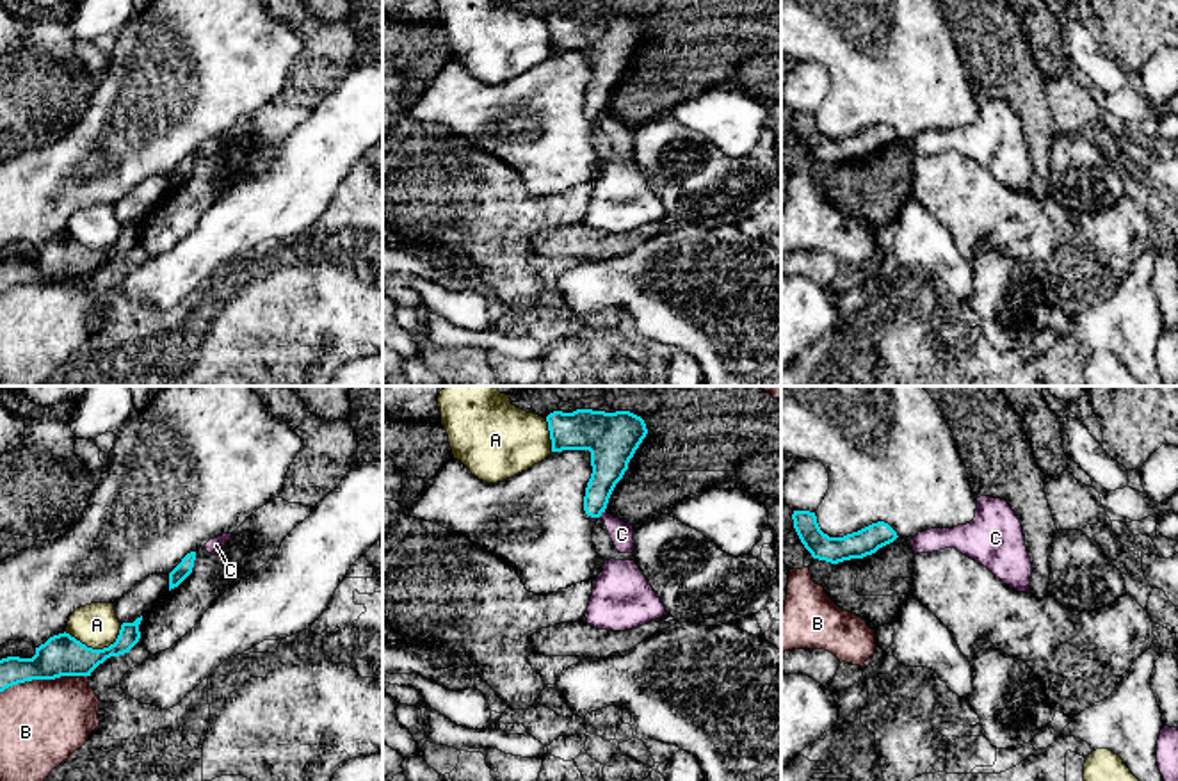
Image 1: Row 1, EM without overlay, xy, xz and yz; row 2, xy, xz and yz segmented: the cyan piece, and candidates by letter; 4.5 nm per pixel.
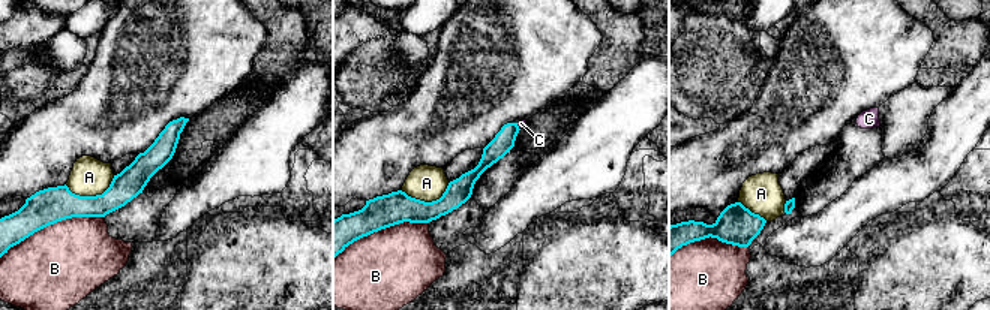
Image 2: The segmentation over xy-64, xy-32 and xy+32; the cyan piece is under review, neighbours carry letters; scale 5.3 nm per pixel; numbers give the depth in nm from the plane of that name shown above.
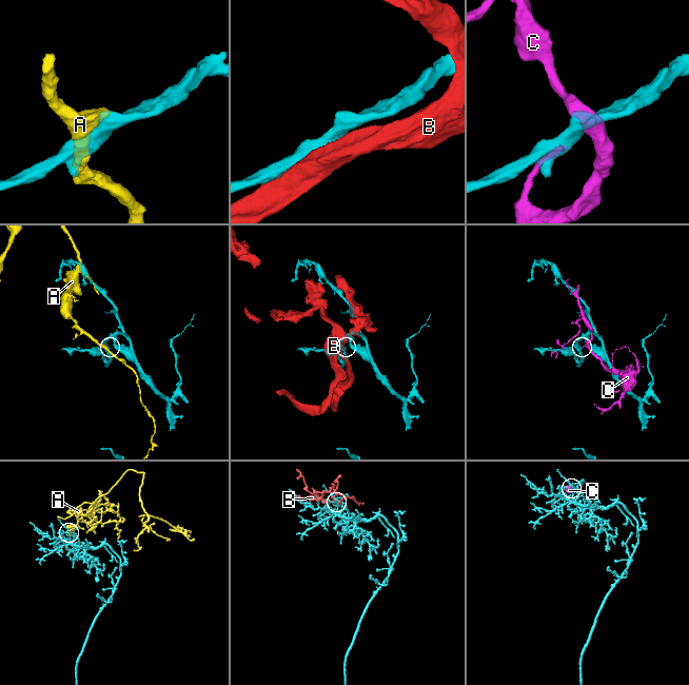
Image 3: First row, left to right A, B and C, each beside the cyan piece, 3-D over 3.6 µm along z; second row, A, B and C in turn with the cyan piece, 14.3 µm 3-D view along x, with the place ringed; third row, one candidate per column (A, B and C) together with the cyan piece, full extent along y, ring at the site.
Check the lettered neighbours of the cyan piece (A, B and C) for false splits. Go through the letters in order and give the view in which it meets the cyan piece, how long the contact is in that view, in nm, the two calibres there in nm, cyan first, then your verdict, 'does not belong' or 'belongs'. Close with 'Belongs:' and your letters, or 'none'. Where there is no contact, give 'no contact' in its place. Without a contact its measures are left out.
A: xy | 260 nm | 190/200 nm | does not belong
B: xy | 400 nm | 190/380 nm | does not belong
C: xz | 50 nm | 180/110 nm | does not belong
Belongs: none

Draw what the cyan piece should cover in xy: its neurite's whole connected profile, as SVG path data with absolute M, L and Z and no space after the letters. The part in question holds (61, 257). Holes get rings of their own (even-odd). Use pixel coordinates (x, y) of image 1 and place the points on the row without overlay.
M142 217L133 224L123 224L119 237L114 246L103 251L93 251L71 238L69 235L59 235L50 238L44 246L36 249L32 260L7 258L0 262L0 294L5 290L32 283L32 281L55 281L61 278L91 278L91 274L110 258L119 258L128 254L141 240L139 226Z

